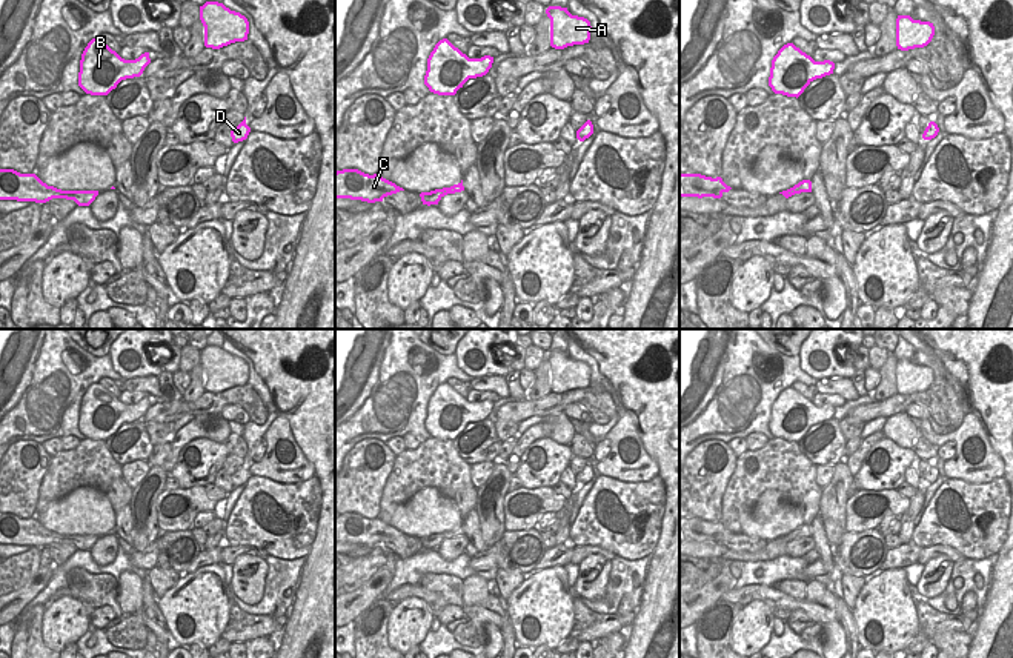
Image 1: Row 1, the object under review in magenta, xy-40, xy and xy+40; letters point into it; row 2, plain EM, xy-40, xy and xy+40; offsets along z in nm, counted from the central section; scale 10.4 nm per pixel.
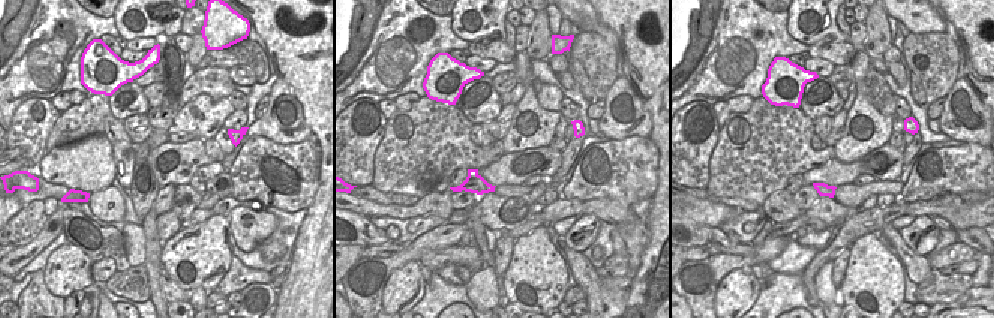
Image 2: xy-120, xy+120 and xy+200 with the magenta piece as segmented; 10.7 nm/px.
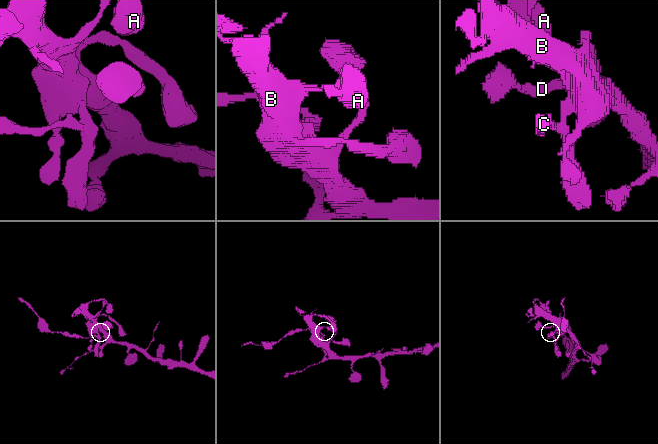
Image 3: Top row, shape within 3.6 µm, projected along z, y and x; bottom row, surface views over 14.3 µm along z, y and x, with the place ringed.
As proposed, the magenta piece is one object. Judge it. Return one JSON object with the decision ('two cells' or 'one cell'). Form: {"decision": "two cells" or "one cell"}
{"decision": "two cells"}

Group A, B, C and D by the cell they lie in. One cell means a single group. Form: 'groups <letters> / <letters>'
groups A B D / C

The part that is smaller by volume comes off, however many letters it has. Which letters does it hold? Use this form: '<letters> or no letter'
C

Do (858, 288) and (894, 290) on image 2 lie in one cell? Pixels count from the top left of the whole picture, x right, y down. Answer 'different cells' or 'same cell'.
same cell

